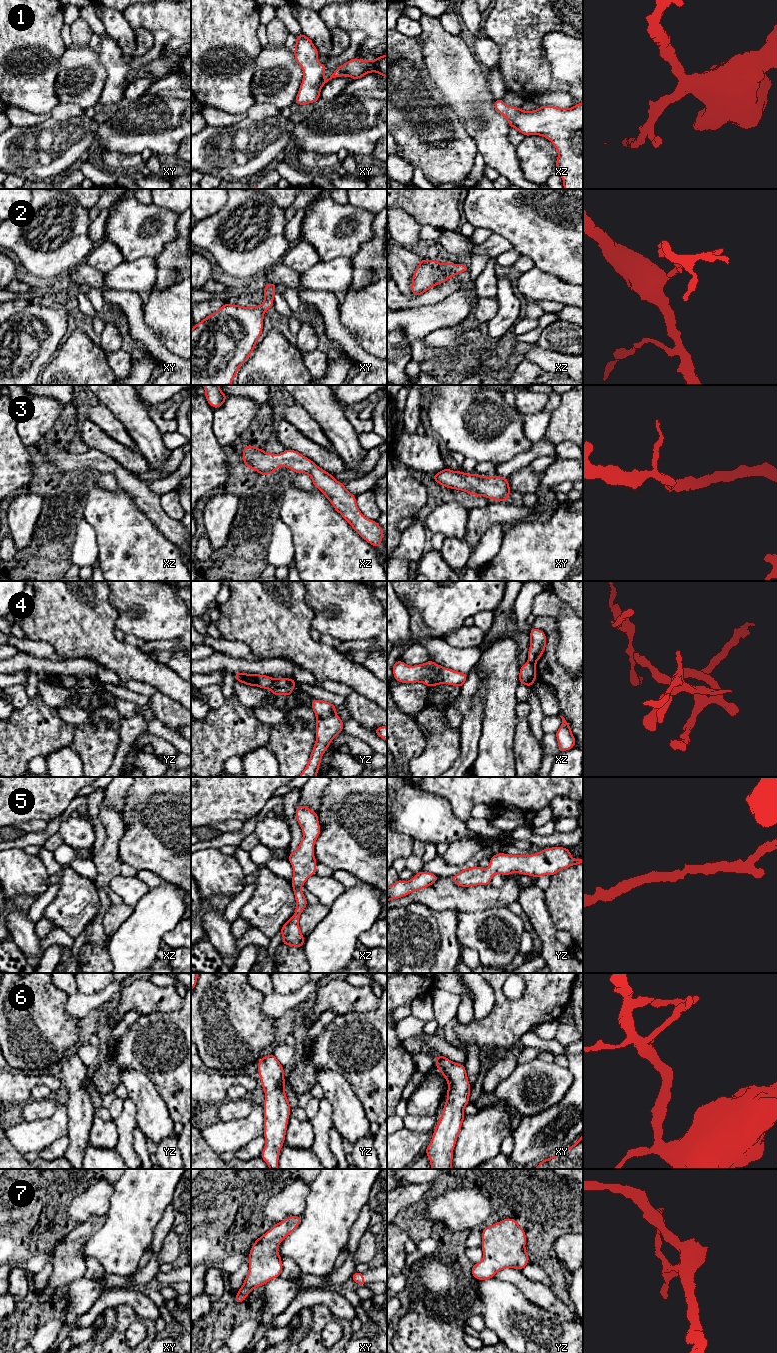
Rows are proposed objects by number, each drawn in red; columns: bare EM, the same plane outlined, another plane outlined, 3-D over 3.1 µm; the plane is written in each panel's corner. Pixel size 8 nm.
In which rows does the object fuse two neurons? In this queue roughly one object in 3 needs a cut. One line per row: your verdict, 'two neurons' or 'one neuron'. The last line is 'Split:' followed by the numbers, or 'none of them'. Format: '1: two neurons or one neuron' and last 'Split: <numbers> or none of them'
1: one neuron
2: one neuron
3: one neuron
4: two neurons
5: one neuron
6: one neuron
7: one neuron
Split: 4

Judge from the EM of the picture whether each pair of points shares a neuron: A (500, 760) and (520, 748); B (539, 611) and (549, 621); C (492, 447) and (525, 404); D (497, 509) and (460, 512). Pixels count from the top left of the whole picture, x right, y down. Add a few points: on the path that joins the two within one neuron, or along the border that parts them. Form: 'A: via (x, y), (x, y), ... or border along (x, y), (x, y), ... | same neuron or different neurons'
A: border along (515, 729), (513, 745), (514, 766) | different neurons
B: border along (555, 616), (536, 617) | different neurons
C: border along (515, 407), (523, 416) | different neurons
D: border along (469, 505), (465, 534) | different neurons

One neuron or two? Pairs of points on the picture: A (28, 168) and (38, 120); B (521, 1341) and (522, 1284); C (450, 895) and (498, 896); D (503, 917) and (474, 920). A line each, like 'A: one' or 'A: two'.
A: two
B: two
C: one
D: one

